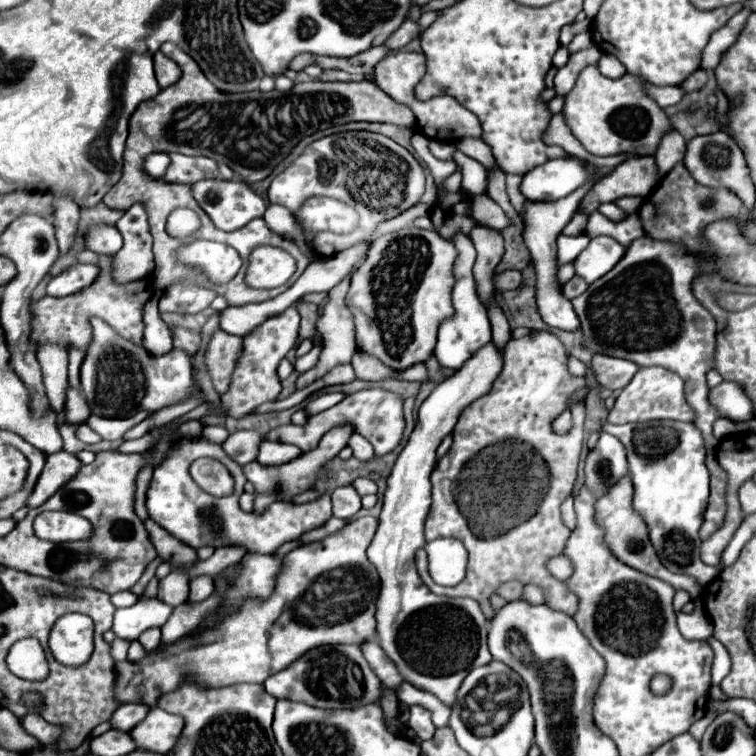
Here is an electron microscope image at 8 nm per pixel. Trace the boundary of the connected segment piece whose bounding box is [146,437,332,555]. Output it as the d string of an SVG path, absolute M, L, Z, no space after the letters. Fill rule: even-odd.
M182 437L182 441L178 441L178 445L170 449L170 453L166 453L166 461L162 461L154 469L152 481L146 491L146 509L152 521L156 521L172 537L176 537L184 545L190 545L192 549L200 549L206 545L212 545L214 549L236 545L244 547L248 553L264 553L264 555L274 553L286 541L300 539L304 533L322 527L332 517L330 495L324 495L318 501L302 505L276 501L270 503L262 513L244 513L238 505L238 497L244 491L244 483L246 475L242 467L224 453L222 445L212 443L204 437ZM200 457L212 457L226 465L226 469L232 473L236 481L234 495L216 499L194 483L194 479L190 477L190 465Z

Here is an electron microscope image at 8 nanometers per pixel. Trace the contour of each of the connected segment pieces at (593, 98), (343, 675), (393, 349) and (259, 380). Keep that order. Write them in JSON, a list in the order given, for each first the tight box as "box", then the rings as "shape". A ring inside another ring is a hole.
[{"box":[564,65,670,157],"shape":[[[588,65],[578,75],[574,89],[566,95],[564,115],[588,153],[598,157],[618,155],[624,151],[640,153],[640,155],[654,155],[662,135],[670,129],[670,119],[658,107],[658,103],[648,97],[644,91],[644,77],[626,73],[620,79],[608,79],[598,73],[596,65]]]},{"box":[264,645,382,709],"shape":[[[330,645],[312,649],[298,661],[294,661],[288,669],[276,673],[274,677],[268,677],[264,681],[264,687],[276,699],[300,701],[320,709],[358,709],[362,705],[370,705],[370,701],[380,703],[382,699],[382,681],[372,673],[358,645],[334,645],[334,651]]]},{"box":[346,225,458,371],"shape":[[[414,225],[378,237],[362,267],[354,273],[346,307],[354,317],[356,347],[380,359],[392,371],[404,371],[434,355],[436,329],[442,319],[454,315],[450,301],[454,261],[458,251],[436,231]]]},{"box":[220,307,300,419],"shape":[[[288,307],[282,315],[270,317],[266,323],[262,323],[258,329],[254,329],[250,335],[244,337],[244,353],[234,371],[230,391],[220,397],[220,401],[224,401],[224,405],[228,407],[232,417],[236,417],[236,419],[246,417],[262,403],[274,401],[280,395],[282,383],[278,379],[276,369],[278,369],[280,361],[286,357],[286,353],[296,345],[298,323],[300,323],[300,315],[296,313],[294,307]]]}]

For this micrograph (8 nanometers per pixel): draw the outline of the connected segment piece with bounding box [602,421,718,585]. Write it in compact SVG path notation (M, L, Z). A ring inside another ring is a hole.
M646 421L646 423L626 423L626 425L602 425L602 429L622 441L628 455L628 471L634 483L634 509L644 517L650 529L650 541L662 561L662 565L672 573L692 575L700 585L708 585L716 575L716 567L708 567L700 561L700 537L698 529L702 525L704 509L708 503L708 483L710 473L706 467L704 437L694 423L680 421Z

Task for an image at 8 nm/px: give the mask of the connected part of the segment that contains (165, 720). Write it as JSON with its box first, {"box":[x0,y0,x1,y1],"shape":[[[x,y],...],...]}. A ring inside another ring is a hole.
{"box":[130,707,182,755],"shape":[[[154,707],[150,715],[136,729],[130,731],[130,735],[134,737],[138,749],[166,755],[178,743],[178,737],[182,735],[182,725],[182,717]]]}

